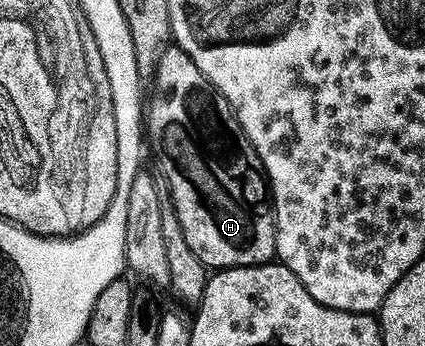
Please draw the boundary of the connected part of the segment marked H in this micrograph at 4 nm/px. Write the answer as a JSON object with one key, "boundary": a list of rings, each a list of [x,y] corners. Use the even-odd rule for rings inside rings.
{"boundary":[[[171,45],[160,58],[152,79],[154,95],[148,98],[148,146],[158,157],[160,173],[171,186],[171,196],[184,237],[192,252],[214,272],[237,270],[239,266],[269,266],[277,259],[278,245],[274,207],[266,169],[234,110],[224,100],[204,72],[196,68],[192,56]]]}

